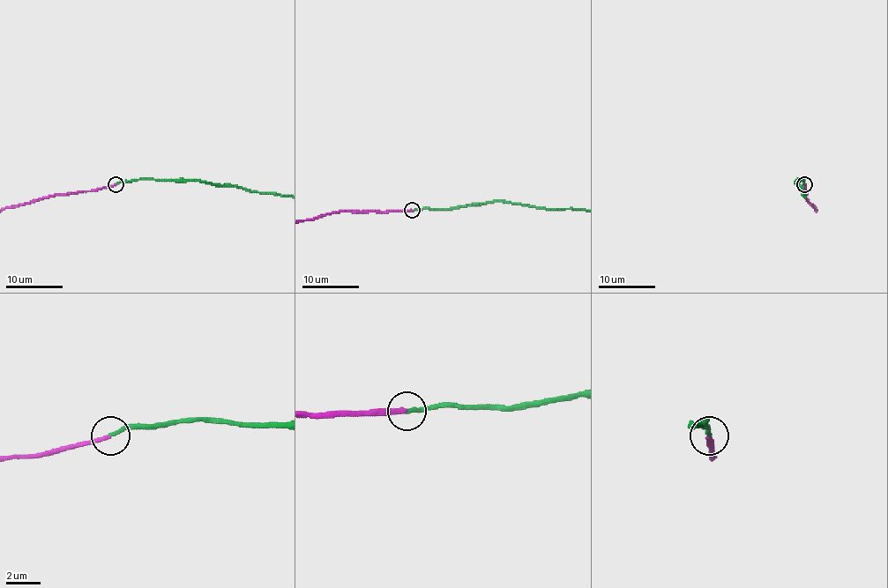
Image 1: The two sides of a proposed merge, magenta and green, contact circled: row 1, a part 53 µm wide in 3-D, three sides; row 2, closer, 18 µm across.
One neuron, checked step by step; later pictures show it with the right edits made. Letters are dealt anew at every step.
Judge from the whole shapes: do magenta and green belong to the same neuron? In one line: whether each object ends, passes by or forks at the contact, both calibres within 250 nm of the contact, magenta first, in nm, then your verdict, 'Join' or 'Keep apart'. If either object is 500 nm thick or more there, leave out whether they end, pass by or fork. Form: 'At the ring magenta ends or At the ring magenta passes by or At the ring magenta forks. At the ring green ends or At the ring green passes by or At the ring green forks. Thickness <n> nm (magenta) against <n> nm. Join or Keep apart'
At the ring magenta ends. At the ring green ends. Thickness 240 nm (magenta) against 240 nm. Join

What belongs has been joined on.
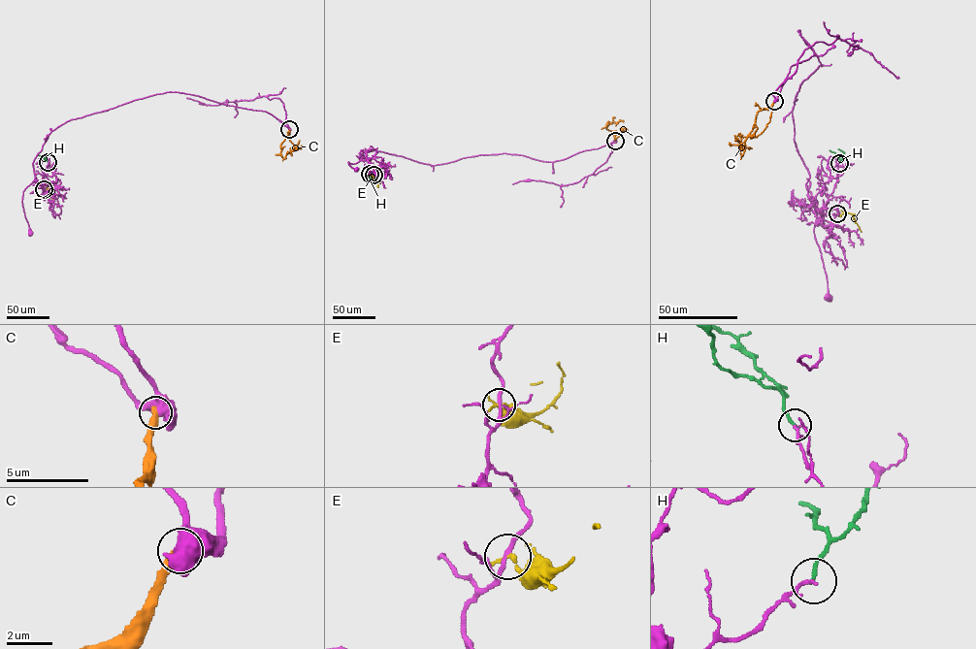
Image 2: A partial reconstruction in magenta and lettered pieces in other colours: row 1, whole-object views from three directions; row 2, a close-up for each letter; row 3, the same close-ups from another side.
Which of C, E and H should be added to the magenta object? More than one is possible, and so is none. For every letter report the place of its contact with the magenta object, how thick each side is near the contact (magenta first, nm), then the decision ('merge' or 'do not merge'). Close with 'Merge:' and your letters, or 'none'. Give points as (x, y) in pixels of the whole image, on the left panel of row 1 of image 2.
C: meets magenta at (289, 129); 480 nm thick on the magenta side, 480 nm on the other; do not merge
E: meets magenta at (44, 189); 150 nm thick on the magenta side, 190 nm on the other; do not merge
H: meets magenta at (48, 162); 180 nm thick on the magenta side, 160 nm on the other; merge
Merge: H

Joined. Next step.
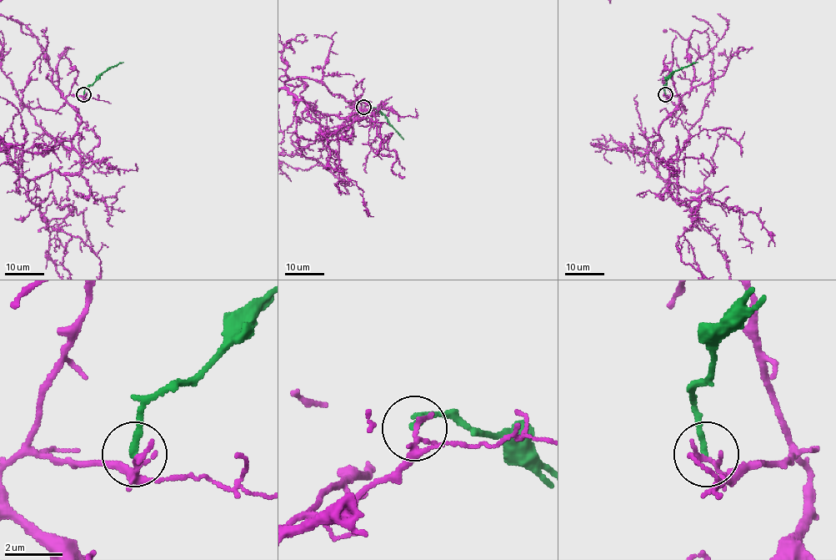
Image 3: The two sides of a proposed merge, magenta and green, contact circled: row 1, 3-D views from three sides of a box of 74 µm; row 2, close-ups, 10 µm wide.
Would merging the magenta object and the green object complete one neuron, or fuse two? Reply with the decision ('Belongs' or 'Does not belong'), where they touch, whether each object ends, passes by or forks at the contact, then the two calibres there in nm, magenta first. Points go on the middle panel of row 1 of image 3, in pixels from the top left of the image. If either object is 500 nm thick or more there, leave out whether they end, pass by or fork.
Does not belong. Place: (363, 107). At the ring magenta passes by. At the ring green ends. Thickness 160 nm (magenta) against 220 nm

